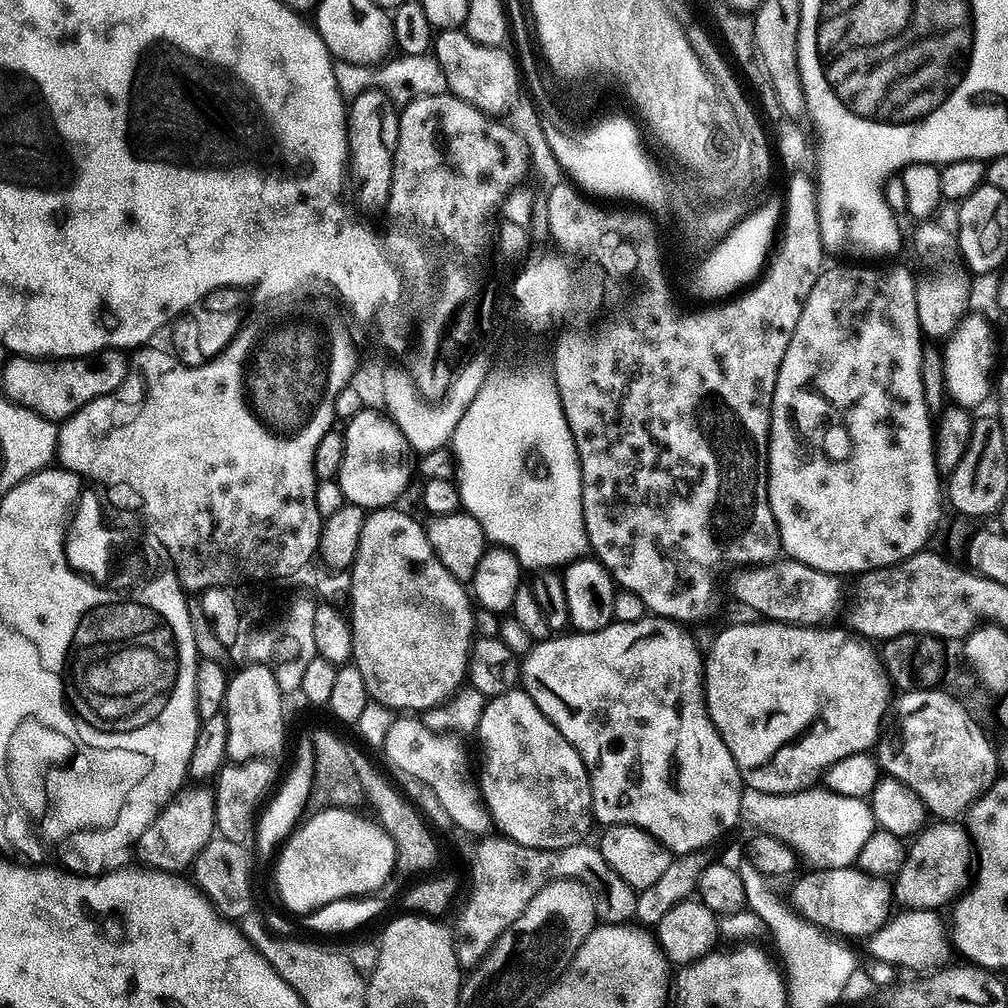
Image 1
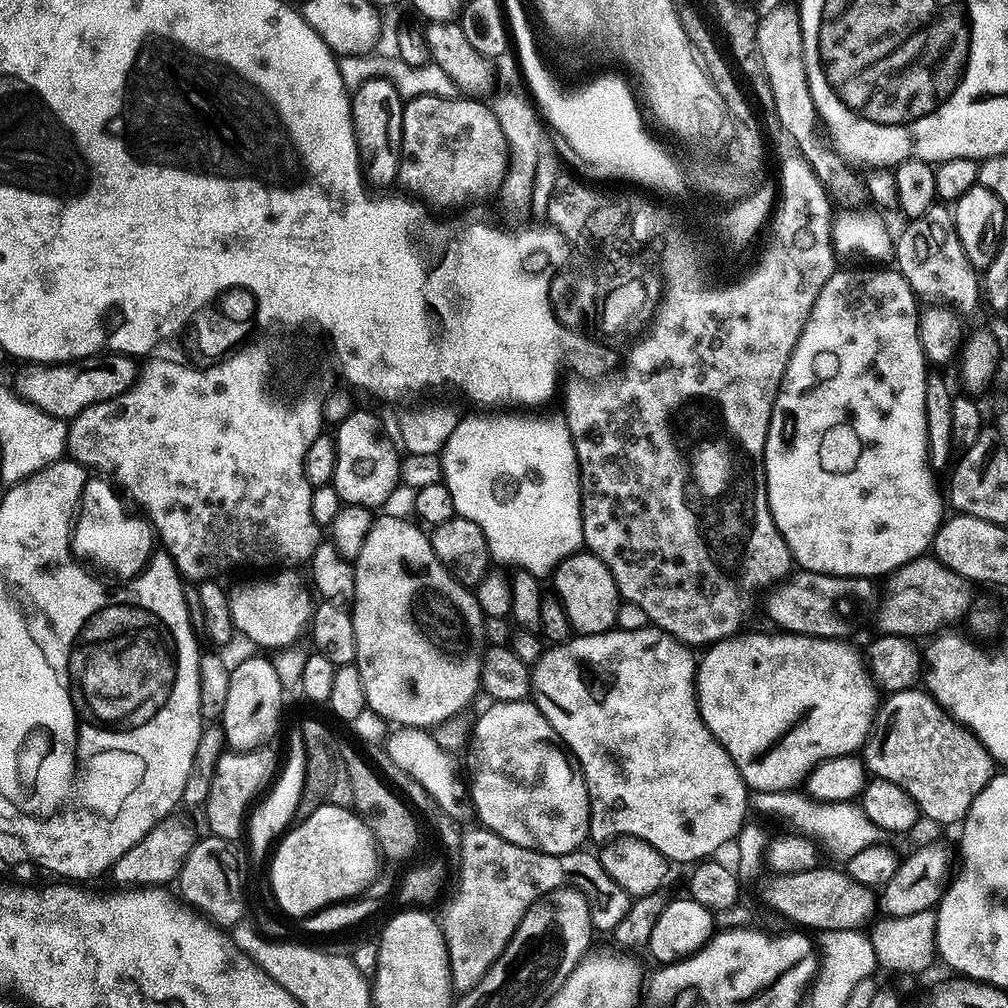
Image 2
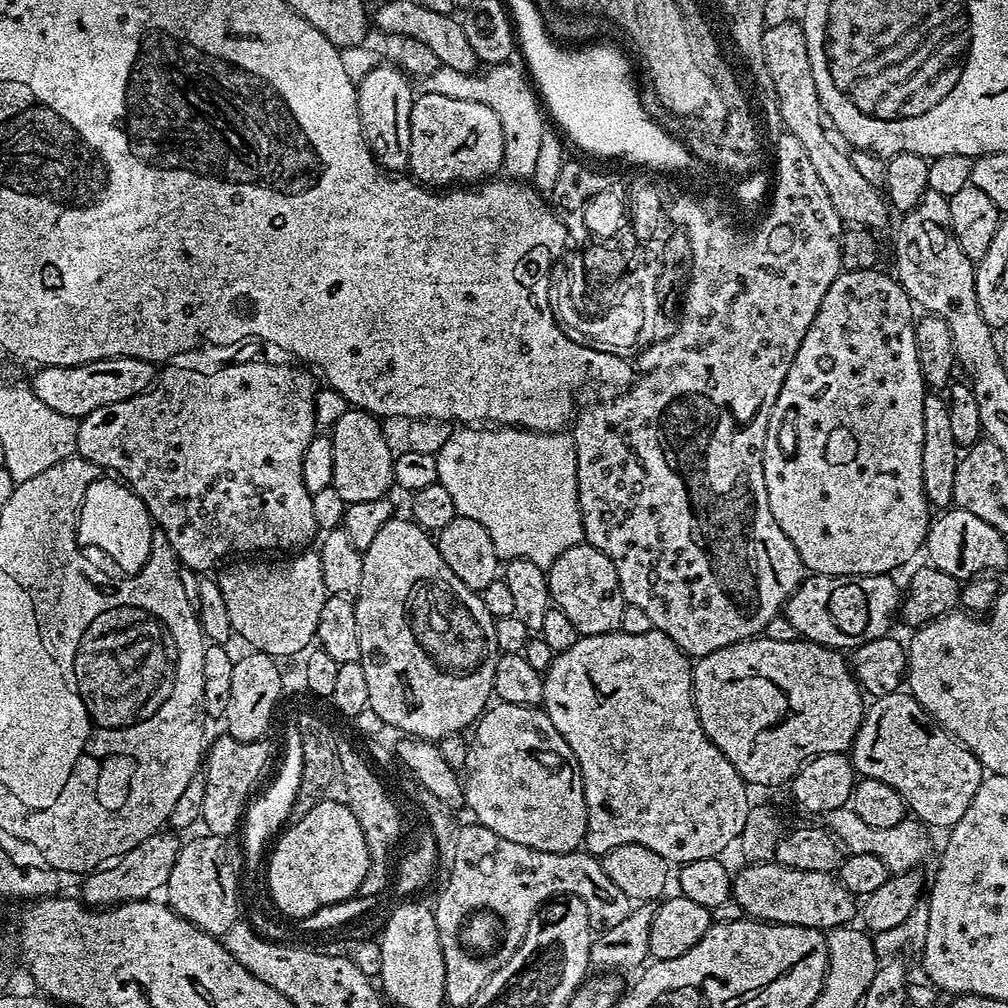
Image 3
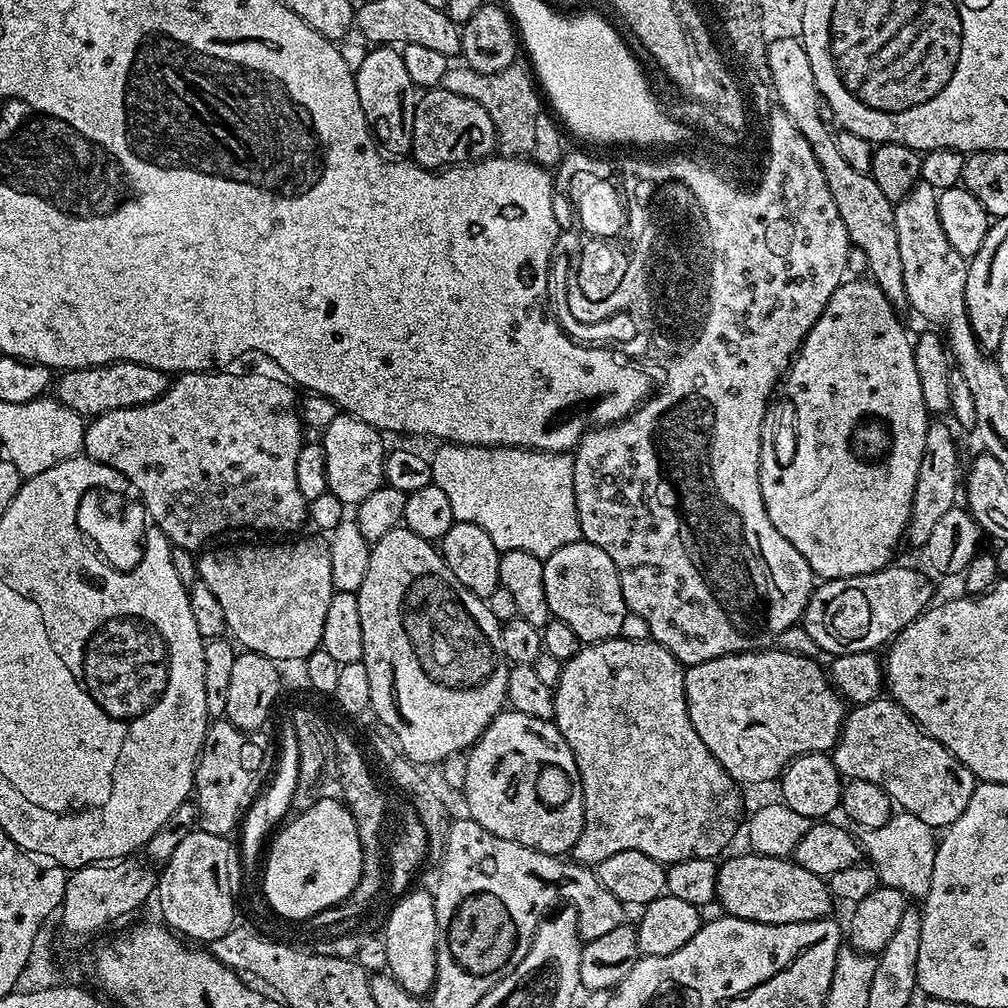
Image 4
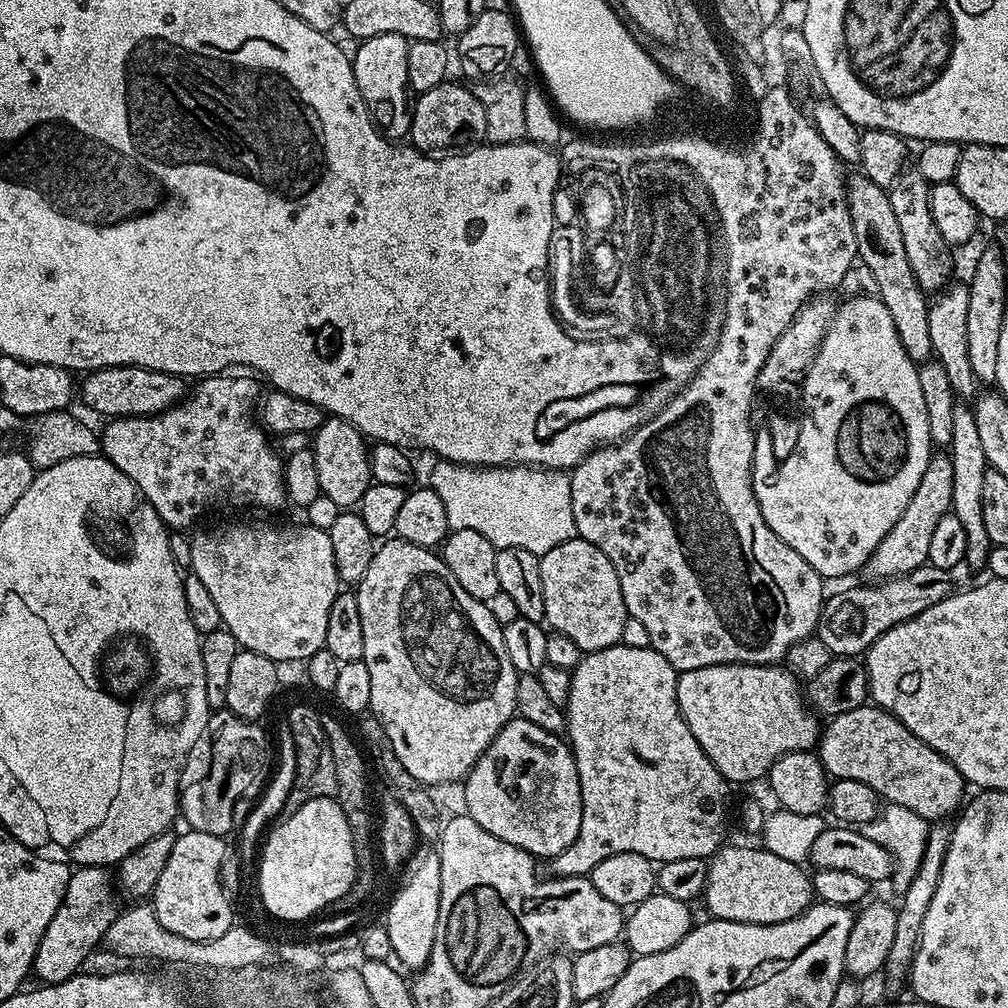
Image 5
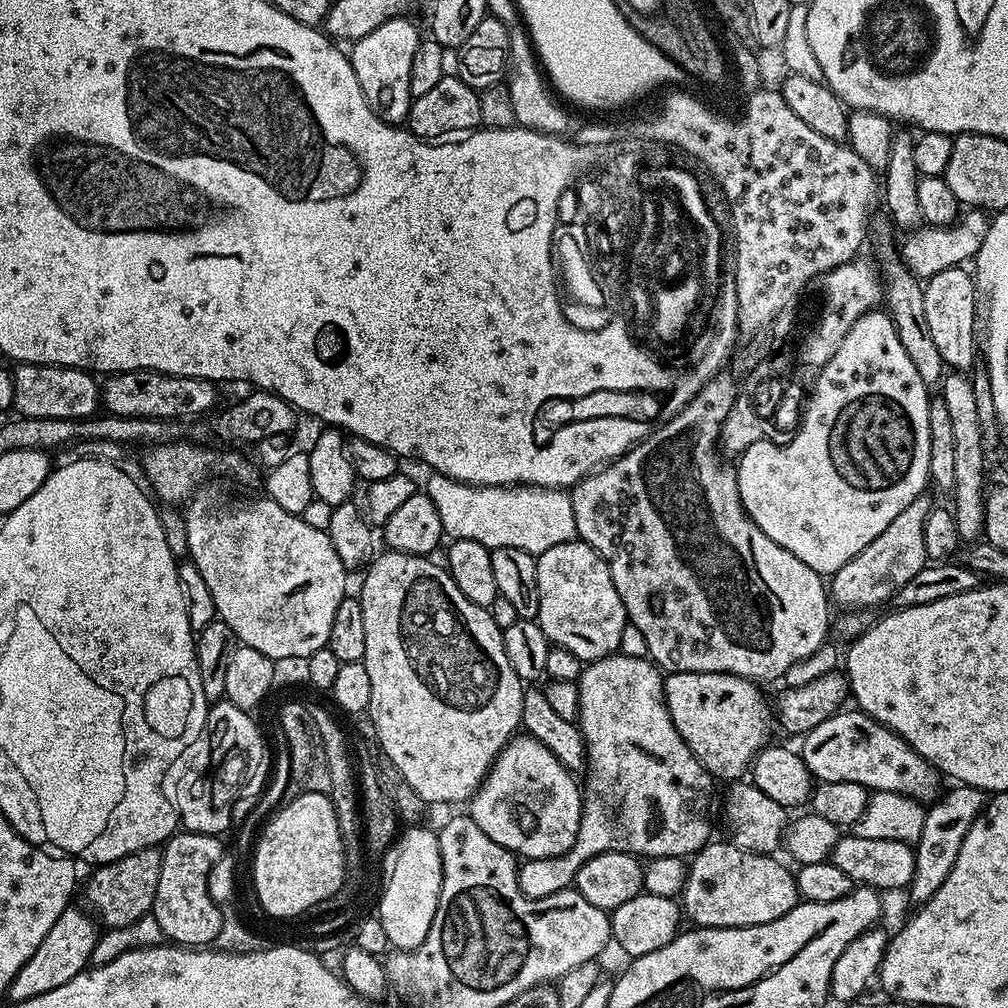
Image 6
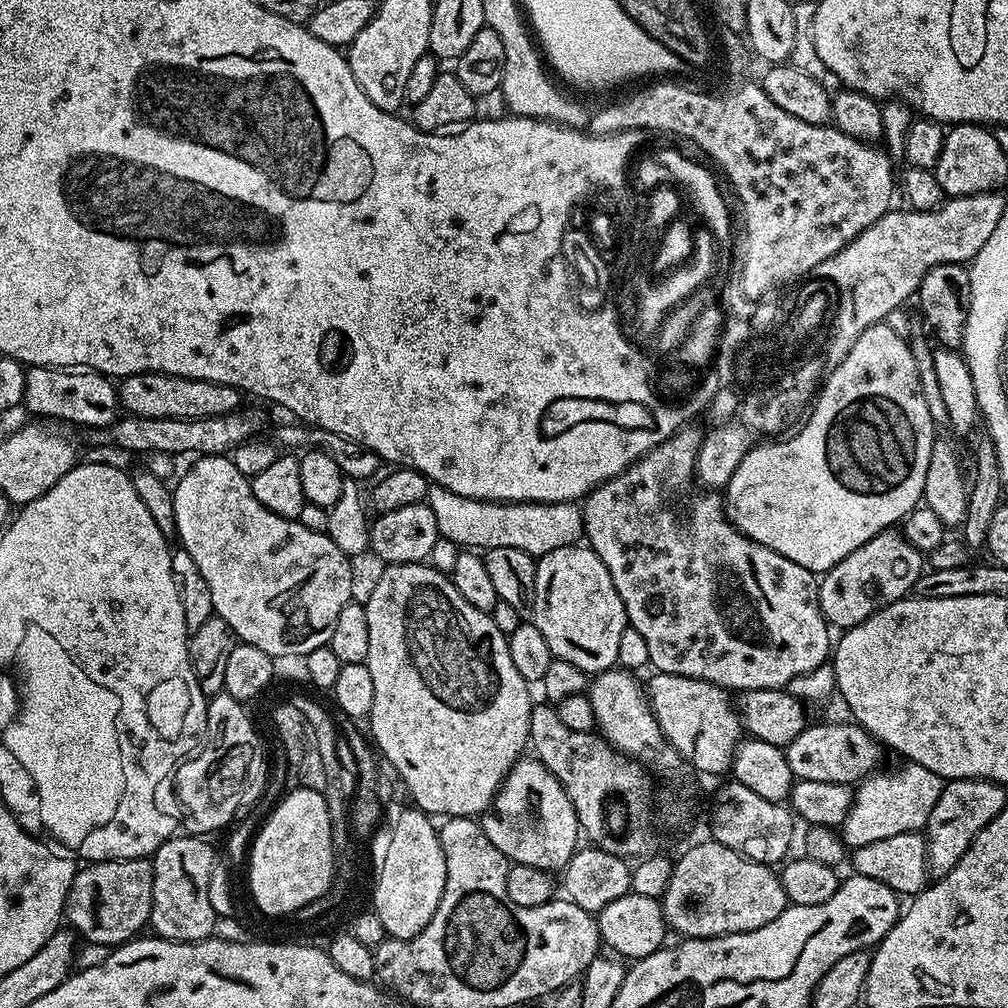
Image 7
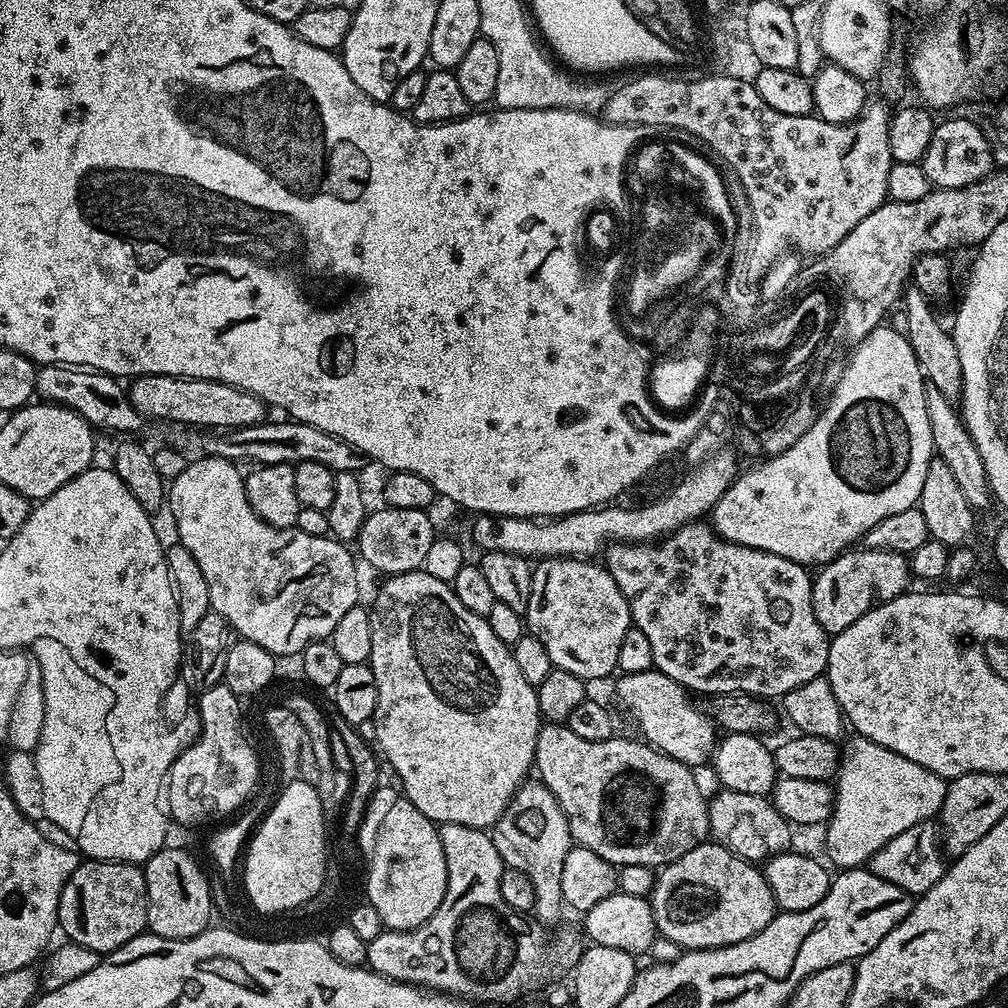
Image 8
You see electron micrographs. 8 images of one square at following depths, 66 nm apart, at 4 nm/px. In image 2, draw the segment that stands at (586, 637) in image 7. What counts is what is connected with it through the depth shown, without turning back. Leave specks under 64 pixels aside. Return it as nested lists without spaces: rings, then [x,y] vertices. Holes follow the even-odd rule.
[[[587,550],[575,552],[556,565],[555,595],[559,596],[564,613],[568,619],[568,627],[573,633],[582,636],[593,636],[610,632],[616,628],[616,615],[622,603],[622,597],[610,570],[601,560]]]

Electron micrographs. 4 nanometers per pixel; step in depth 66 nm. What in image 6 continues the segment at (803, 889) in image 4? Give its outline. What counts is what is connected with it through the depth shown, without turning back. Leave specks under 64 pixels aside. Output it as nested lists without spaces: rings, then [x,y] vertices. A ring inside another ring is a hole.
[[[709,842],[691,857],[688,866],[688,877],[682,893],[682,912],[692,919],[691,923],[698,928],[745,928],[774,922],[782,918],[801,899],[796,889],[796,878],[793,869],[779,864],[775,855],[764,855],[761,852],[748,852],[733,842],[716,844]]]

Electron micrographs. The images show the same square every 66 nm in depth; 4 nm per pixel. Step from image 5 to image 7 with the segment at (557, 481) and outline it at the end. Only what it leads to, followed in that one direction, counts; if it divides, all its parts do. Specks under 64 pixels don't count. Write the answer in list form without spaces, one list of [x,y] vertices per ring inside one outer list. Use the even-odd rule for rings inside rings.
[[[432,484],[429,487],[426,502],[430,506],[430,510],[434,510],[434,522],[438,522],[440,539],[459,544],[461,549],[464,550],[487,550],[489,548],[497,548],[498,546],[514,546],[518,550],[529,552],[531,556],[539,558],[547,554],[550,550],[558,550],[562,546],[570,546],[571,544],[577,543],[584,536],[584,514],[581,505],[576,502],[566,504],[497,504],[491,500],[475,500],[474,498],[466,498],[462,494],[454,494],[450,490],[446,490],[437,484]]]

